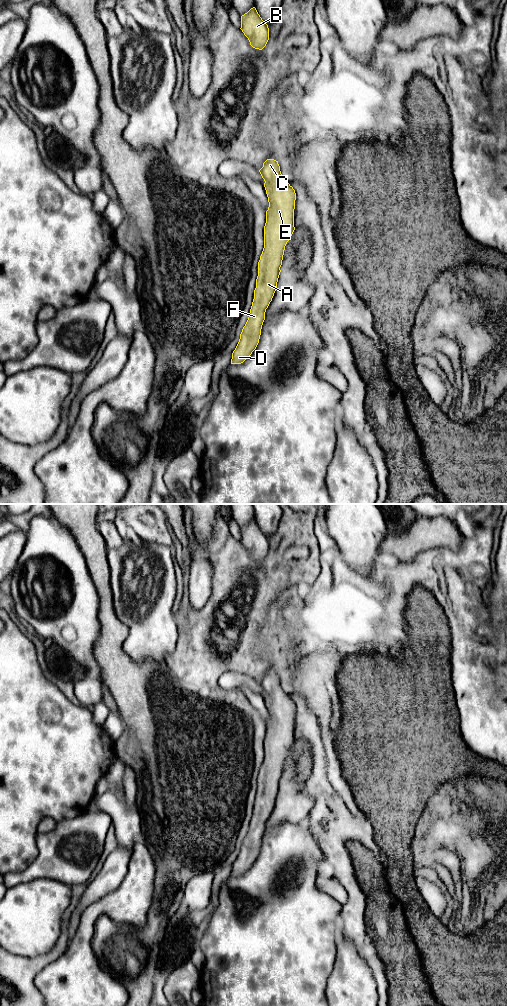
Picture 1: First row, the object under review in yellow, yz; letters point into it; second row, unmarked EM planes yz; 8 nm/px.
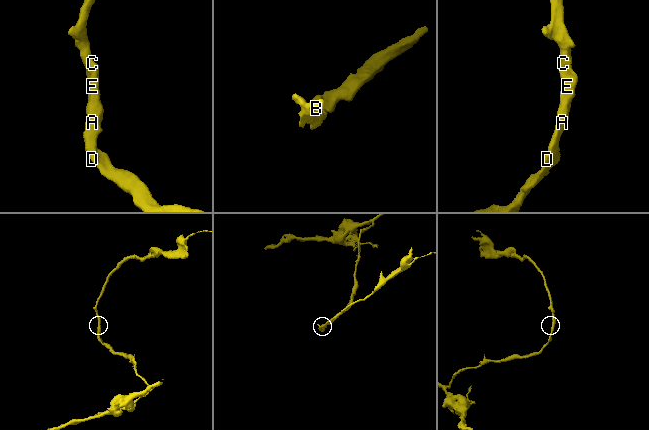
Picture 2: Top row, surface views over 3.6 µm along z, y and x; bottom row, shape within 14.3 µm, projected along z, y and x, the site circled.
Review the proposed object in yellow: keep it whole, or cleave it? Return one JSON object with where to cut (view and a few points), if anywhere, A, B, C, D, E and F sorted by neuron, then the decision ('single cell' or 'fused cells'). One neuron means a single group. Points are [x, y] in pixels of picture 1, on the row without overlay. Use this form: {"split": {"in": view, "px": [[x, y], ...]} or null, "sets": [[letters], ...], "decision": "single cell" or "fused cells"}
{"split": null, "sets": [["A", "B", "C", "D", "E", "F"]], "decision": "single cell"}

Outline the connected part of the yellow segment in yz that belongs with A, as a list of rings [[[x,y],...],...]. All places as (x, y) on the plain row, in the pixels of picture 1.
[[[267,671],[259,684],[265,693],[264,699],[269,714],[264,738],[264,760],[258,774],[258,788],[249,829],[240,846],[239,854],[232,865],[231,876],[243,875],[259,855],[262,837],[265,832],[265,824],[276,803],[285,758],[295,742],[294,721],[296,705],[293,699],[282,689],[278,673]]]

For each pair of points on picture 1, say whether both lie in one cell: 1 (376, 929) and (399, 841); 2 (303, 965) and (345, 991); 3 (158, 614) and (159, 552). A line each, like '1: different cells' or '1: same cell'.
1: different cells
2: different cells
3: same cell

